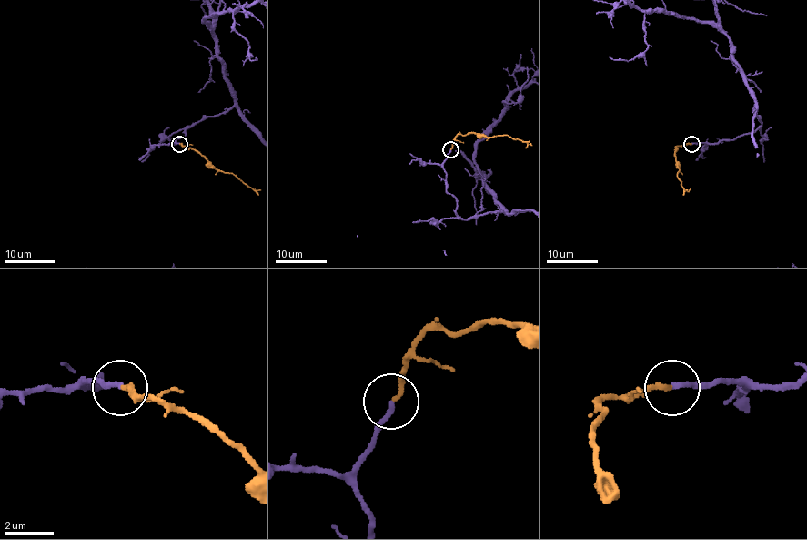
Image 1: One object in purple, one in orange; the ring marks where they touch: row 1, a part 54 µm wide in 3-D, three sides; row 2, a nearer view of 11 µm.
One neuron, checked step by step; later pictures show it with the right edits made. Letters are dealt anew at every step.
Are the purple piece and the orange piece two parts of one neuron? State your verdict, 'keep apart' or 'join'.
join

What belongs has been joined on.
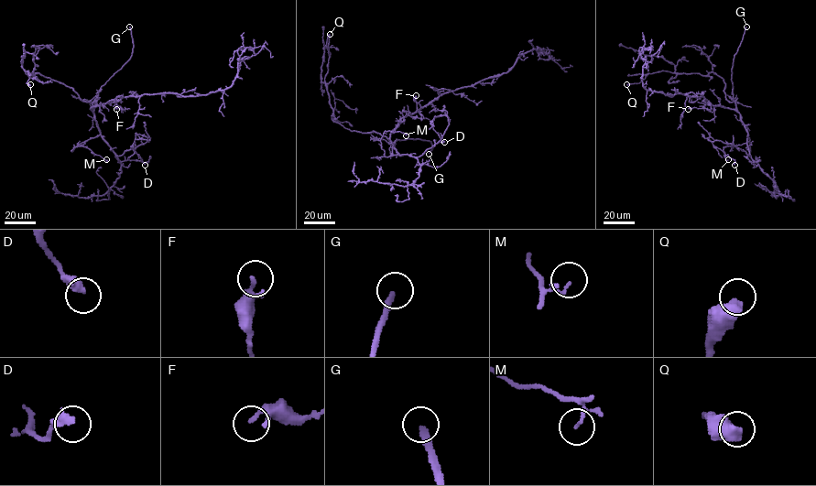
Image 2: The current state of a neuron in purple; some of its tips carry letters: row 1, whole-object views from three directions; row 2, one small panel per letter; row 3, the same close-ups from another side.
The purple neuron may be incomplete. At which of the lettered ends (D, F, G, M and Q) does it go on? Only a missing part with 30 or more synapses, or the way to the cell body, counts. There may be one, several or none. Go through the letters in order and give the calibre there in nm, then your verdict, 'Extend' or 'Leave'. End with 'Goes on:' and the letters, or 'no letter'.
D: Thickness 380 nm. Leave
F: Thickness 140 nm. Leave
G: Thickness 260 nm. Extend
M: Thickness 70 nm. Leave
Q: Thickness 550 nm. Leave
Goes on: G

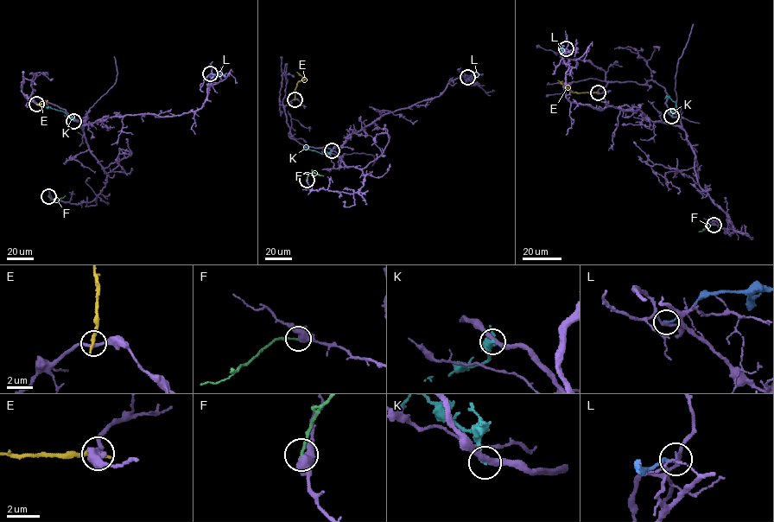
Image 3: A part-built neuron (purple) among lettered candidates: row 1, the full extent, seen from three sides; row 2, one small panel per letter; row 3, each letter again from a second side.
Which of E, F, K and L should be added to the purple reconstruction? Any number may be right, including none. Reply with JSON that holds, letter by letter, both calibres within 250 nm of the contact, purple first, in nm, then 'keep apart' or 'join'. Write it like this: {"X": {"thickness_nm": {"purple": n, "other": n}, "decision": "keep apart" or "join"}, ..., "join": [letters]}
{"E": {"thickness_nm": {"purple": 240, "other": 300}, "decision": "keep apart"}, "F": {"thickness_nm": {"purple": 480, "other": 140}, "decision": "keep apart"}, "K": {"thickness_nm": {"purple": 360, "other": 200}, "decision": "keep apart"}, "L": {"thickness_nm": {"purple": 240, "other": 170}, "decision": "keep apart"}, "join": []}

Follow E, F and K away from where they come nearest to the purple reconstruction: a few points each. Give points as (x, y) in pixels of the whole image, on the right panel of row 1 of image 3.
E: (598, 92), (572, 92), (558, 80)
F: (713, 225), (703, 230), (708, 223)
K: (671, 116), (676, 108), (675, 104), (666, 96)

